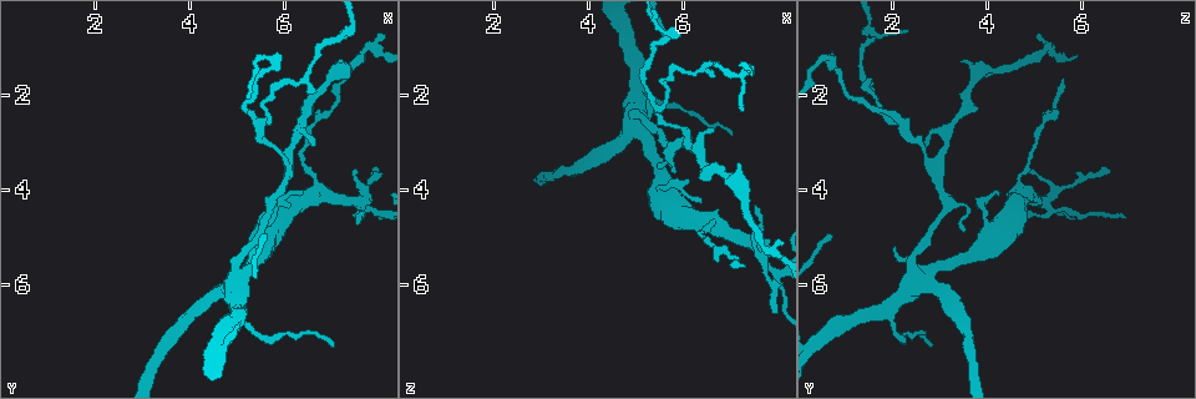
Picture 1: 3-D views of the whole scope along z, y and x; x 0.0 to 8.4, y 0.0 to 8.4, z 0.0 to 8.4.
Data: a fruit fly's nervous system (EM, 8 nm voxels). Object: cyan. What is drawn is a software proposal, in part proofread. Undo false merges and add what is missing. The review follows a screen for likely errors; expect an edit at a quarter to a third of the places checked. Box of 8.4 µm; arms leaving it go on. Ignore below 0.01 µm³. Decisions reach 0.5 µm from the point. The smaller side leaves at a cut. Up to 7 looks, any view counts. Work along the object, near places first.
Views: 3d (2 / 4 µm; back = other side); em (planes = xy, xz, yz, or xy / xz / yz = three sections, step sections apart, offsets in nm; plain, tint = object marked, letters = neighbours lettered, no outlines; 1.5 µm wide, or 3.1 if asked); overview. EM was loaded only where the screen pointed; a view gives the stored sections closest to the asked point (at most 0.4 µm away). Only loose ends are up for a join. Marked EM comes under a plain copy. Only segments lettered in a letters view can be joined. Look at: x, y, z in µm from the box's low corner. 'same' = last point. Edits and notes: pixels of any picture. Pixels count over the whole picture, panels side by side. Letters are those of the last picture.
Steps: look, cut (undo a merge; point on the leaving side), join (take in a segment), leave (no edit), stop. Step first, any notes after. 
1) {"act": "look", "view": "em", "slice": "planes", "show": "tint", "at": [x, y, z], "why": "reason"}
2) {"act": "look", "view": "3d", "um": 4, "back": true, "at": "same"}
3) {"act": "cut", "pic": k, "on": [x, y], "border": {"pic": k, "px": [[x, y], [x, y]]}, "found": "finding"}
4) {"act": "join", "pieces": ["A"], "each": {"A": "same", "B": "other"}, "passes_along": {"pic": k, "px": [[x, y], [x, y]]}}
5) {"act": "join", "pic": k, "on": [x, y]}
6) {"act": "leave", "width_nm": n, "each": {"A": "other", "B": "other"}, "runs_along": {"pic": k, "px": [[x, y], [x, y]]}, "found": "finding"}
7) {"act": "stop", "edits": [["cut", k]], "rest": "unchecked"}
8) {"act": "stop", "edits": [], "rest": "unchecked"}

{"act": "look", "view": "em", "slice": "planes", "show": "letters", "at": [7.65, 4.25, 5.25], "why": "arms part here"}

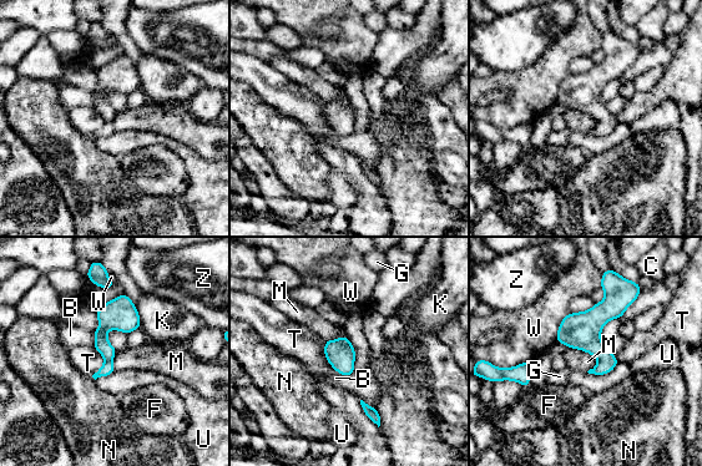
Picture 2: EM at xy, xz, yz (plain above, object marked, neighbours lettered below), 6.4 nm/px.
{"act": "leave", "width_nm": 190, "each": {"B": "other", "C": "other", "F": "other", "G": "other", "K": "other", "M": "other", "N": "other", "T": "other", "U": "other", "W": "other", "Z": "other"}, "found": "one neuron here"}

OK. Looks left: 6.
{"act": "look", "view": "3d", "um": 2, "at": [7.05, 7.25, 2.90], "why": "tapers out"}

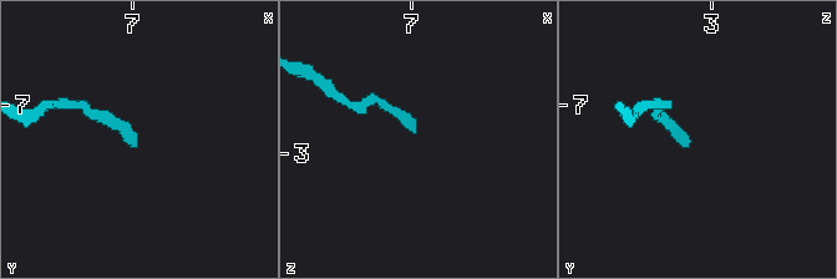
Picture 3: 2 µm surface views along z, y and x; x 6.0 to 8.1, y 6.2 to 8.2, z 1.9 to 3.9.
{"act": "look", "view": "em", "slice": "planes", "show": "letters", "at": [7.04, 7.26, 2.86]}

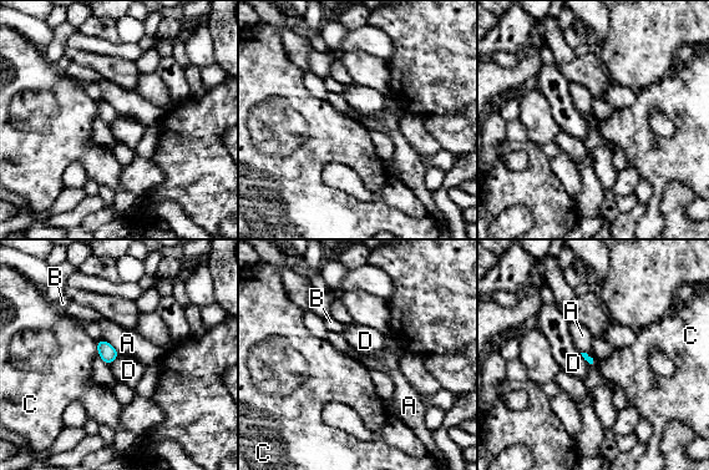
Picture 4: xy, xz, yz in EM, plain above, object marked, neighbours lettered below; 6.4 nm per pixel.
{"act": "leave", "each": {"A": "other", "B": "other", "C": "other", "D": "other"}, "border": {"pic": 4, "px": [[581, 352], [591, 355], [596, 364]]}, "found": "no lettered segment goes on from it"}

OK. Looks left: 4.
{"act": "look", "view": "em", "slice": "planes", "show": "letters", "at": [5.70, 1.30, 0.65], "why": "sharp bend"}

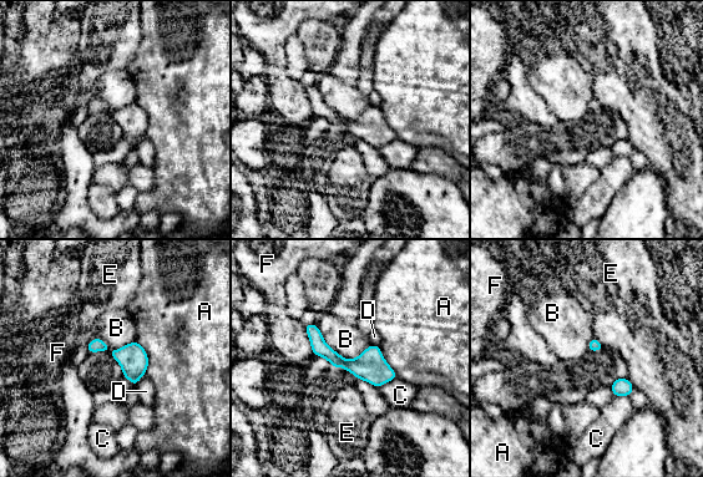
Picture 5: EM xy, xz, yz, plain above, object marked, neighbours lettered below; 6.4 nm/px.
{"act": "leave", "width_nm": 80, "each": {"A": "other", "B": "other", "C": "other", "D": "other", "E": "other", "F": "other"}, "runs_along": {"pic": 5, "px": [[308, 328], [337, 360], [393, 375]]}, "found": "one neuron here"}

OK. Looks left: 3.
{"act": "stop", "edits": [], "rest": "unchecked"}

